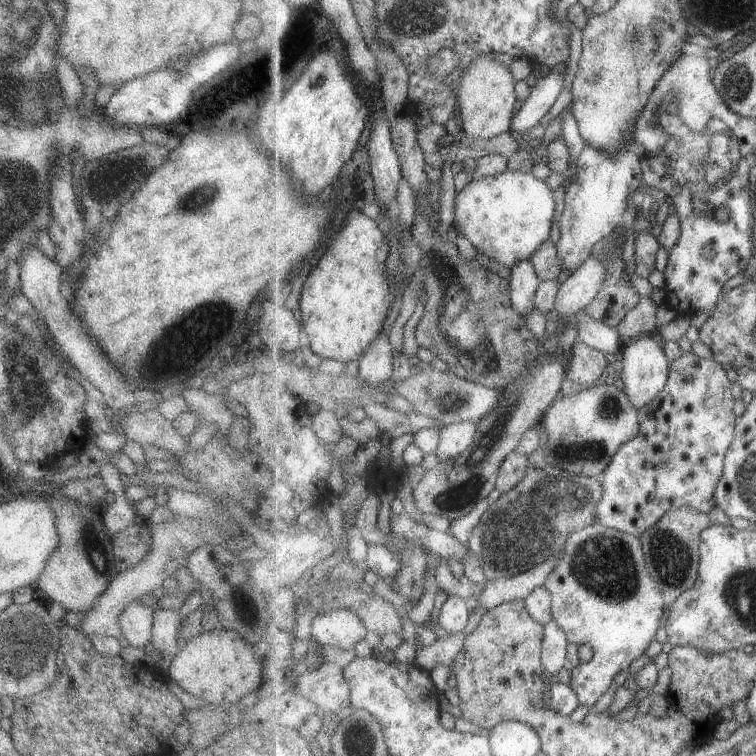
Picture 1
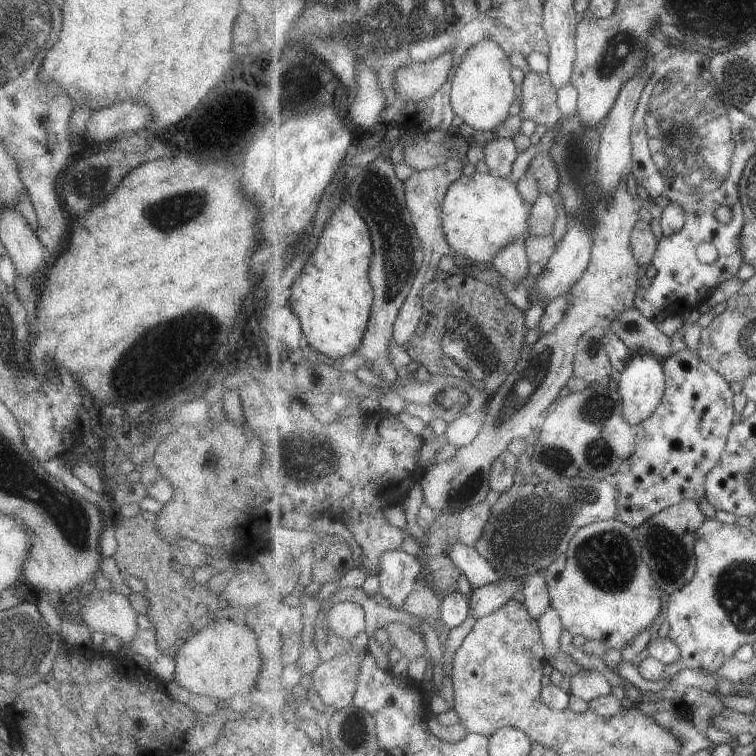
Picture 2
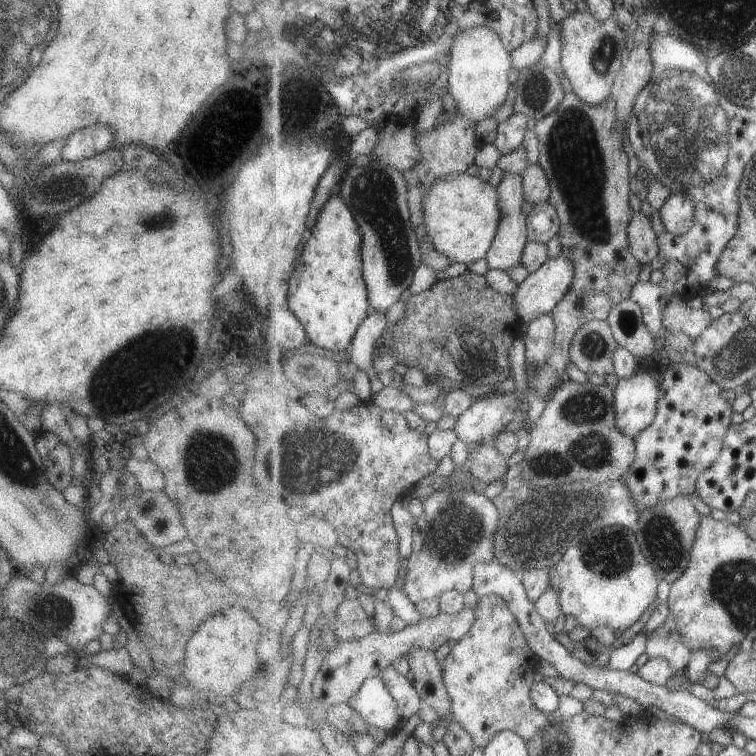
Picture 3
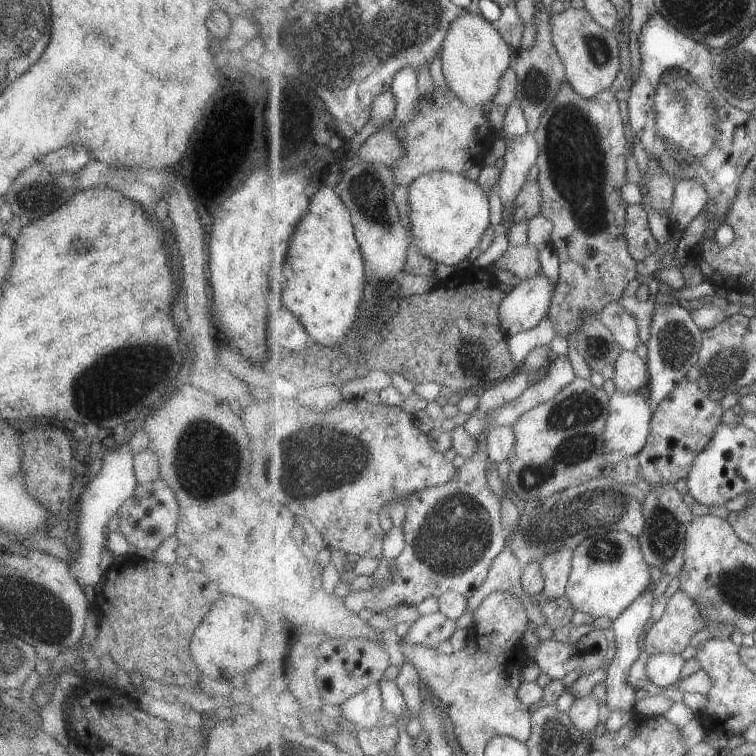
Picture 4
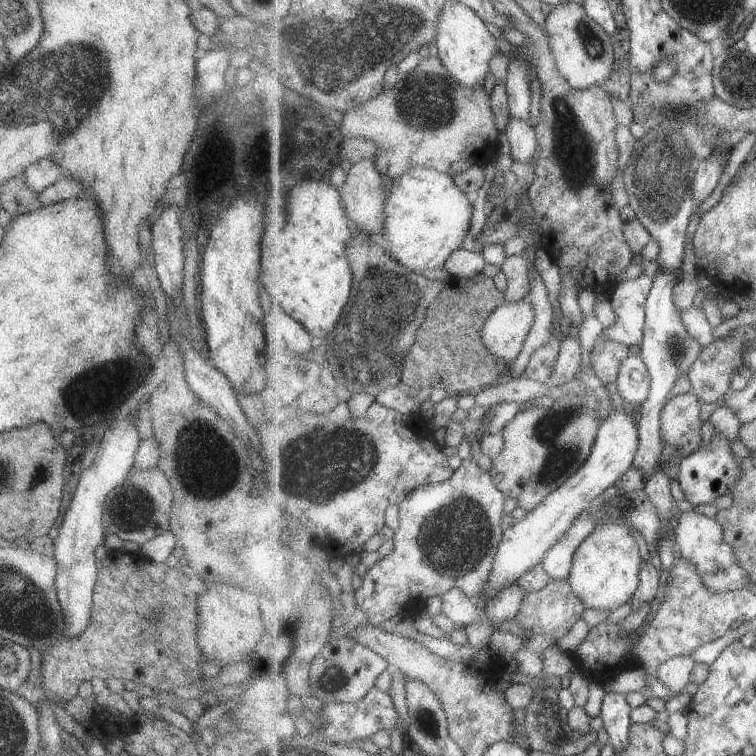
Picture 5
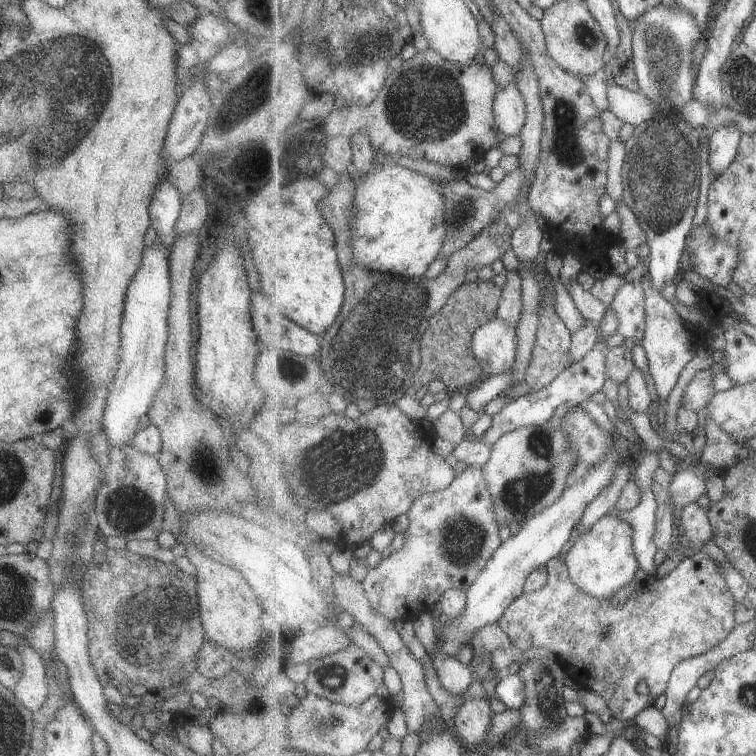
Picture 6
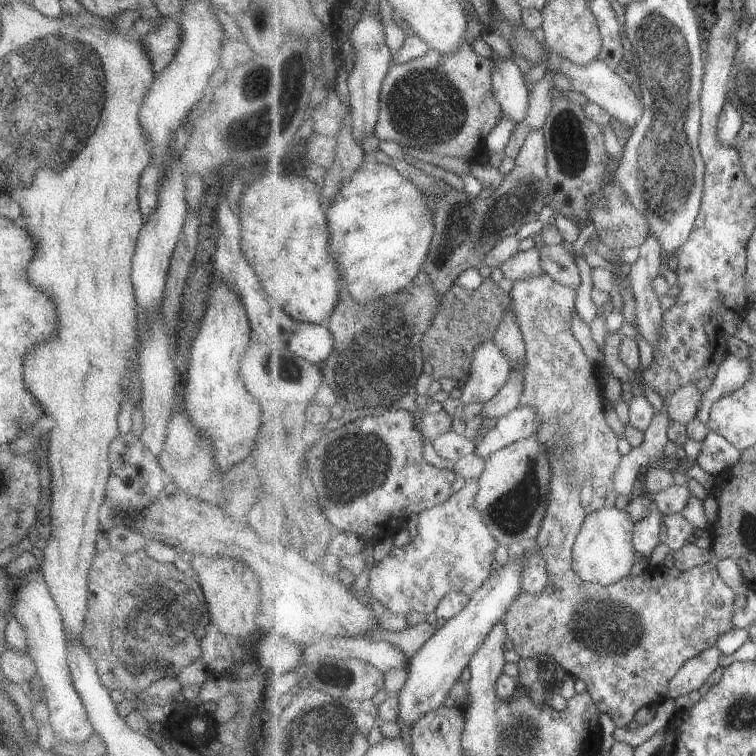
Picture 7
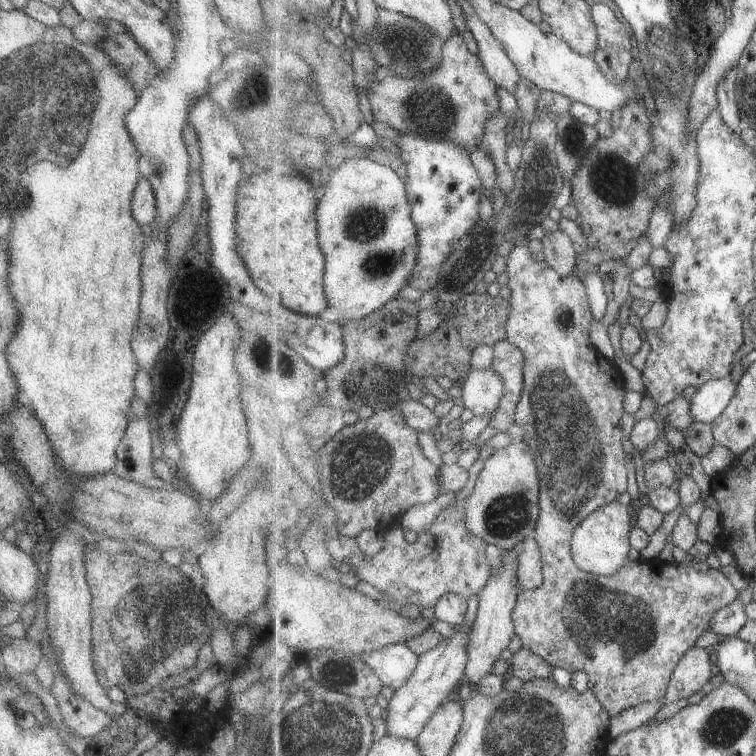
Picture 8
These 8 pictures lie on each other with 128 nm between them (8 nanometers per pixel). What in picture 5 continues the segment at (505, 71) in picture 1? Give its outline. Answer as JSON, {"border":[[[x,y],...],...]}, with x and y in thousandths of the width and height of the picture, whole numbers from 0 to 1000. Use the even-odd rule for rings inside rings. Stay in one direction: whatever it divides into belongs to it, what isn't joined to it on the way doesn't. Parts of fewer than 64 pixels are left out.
{"border":[[[593,4],[579,33],[578,75],[594,97],[614,116],[639,112],[649,94],[651,81],[661,71],[657,50],[649,45],[644,32],[623,11],[608,4]]]}

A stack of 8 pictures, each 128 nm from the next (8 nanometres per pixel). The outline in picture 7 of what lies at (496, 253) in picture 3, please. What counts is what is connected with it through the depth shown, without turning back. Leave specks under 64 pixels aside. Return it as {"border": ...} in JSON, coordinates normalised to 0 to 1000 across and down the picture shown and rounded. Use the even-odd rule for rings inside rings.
{"border":[[[655,71],[652,111],[655,130],[665,146],[665,152],[684,165],[697,156],[700,148],[701,115],[694,110],[694,101],[687,85],[677,75],[663,77]]]}

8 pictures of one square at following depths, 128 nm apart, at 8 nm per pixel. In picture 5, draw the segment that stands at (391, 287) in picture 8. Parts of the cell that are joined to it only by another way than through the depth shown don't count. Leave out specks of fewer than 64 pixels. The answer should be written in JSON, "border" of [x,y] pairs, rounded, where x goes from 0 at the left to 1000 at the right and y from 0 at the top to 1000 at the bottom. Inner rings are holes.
{"border":[[[560,220],[548,221],[538,231],[519,239],[511,269],[511,304],[504,311],[511,329],[544,358],[561,361],[587,354],[623,304],[627,258],[615,257],[615,251],[602,246],[594,229]]]}

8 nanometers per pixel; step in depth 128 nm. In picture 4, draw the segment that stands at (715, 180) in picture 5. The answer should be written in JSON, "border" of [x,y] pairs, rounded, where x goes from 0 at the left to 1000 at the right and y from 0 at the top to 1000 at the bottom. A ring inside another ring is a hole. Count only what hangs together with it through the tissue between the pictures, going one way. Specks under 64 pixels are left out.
{"border":[[[901,238],[893,249],[890,270],[885,278],[886,302],[905,306],[935,272],[937,265],[940,265],[940,259],[930,241]]]}

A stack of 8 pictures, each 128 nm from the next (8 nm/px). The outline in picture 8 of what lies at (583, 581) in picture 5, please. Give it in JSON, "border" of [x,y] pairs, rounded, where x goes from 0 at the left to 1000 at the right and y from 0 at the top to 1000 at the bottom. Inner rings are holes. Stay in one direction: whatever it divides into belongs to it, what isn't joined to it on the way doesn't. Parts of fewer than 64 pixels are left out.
{"border":[[[816,660],[806,667],[794,669],[783,677],[766,696],[761,700],[757,714],[757,730],[759,742],[763,749],[788,762],[807,762],[817,757],[831,743],[829,733],[835,730],[833,706],[836,697],[840,694],[839,679],[832,668],[821,667]]]}

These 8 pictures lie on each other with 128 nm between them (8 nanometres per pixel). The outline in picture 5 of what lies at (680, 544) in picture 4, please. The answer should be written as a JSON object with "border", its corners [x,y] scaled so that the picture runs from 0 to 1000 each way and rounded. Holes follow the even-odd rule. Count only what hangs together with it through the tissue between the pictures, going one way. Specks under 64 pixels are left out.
{"border":[[[882,620],[869,622],[860,630],[852,647],[869,672],[876,692],[876,700],[864,720],[857,720],[865,721],[868,730],[874,728],[874,716],[880,712],[889,709],[894,716],[896,698],[902,685],[902,680],[898,680],[898,669],[896,669],[897,663],[893,661],[890,648],[888,648],[888,631],[882,626]]]}

